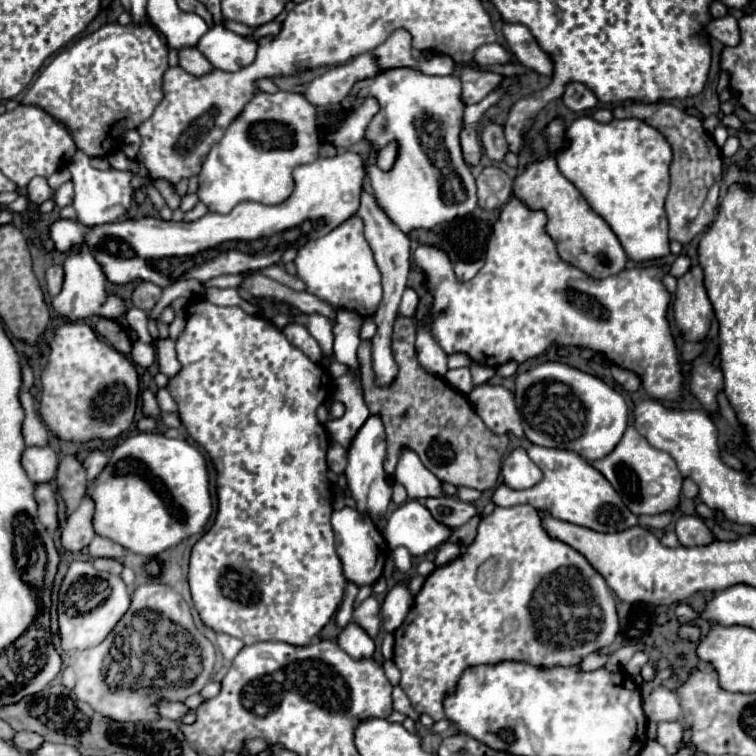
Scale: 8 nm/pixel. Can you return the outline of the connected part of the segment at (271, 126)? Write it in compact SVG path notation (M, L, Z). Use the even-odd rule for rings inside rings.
M278 90L274 94L258 92L244 112L226 128L222 140L212 146L210 154L206 156L202 170L198 174L198 198L208 206L210 212L216 214L228 214L236 204L254 200L262 204L280 204L284 202L292 190L292 170L300 164L310 164L318 158L320 140L316 134L316 108L296 92L284 92Z

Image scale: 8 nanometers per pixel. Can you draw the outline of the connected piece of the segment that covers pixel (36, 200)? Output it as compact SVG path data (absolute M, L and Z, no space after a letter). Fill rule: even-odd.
M42 176L32 178L30 184L26 186L26 198L30 200L32 206L40 206L46 200L52 200L52 196L54 196L54 190L48 186L46 178L42 178Z

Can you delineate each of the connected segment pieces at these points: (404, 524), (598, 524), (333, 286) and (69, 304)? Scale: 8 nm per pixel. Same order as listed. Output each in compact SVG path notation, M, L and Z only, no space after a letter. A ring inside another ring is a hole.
M408 500L404 502L402 506L398 506L394 512L392 512L392 518L386 522L386 540L388 540L388 546L404 546L408 548L408 552L412 556L422 556L422 554L428 554L428 552L434 552L434 564L436 566L444 566L452 560L456 560L460 556L458 552L458 544L450 544L448 538L452 536L452 528L446 528L444 524L438 524L438 520L434 520L430 516L430 510L420 502L420 500Z
M530 446L528 448L530 458L538 468L542 468L542 480L528 488L528 490L513 490L501 483L494 492L492 500L498 506L516 506L516 504L530 504L538 510L542 510L546 516L566 520L578 526L592 528L596 532L620 532L630 526L638 524L638 518L624 506L618 492L612 488L612 484L582 456L570 450L560 448L542 448L542 446Z
M352 216L324 238L306 242L298 250L294 264L296 264L296 276L306 284L306 292L322 298L334 308L356 312L362 318L368 318L378 310L378 304L382 300L380 270L364 238L362 218Z
M86 244L80 246L80 250L70 252L64 260L64 286L62 292L52 300L54 310L66 318L66 320L82 320L88 316L104 316L104 318L116 318L122 316L126 312L124 304L120 298L116 296L108 296L106 288L104 288L104 272L102 266L98 264L98 260L94 260L94 254L90 252L90 248L86 248Z

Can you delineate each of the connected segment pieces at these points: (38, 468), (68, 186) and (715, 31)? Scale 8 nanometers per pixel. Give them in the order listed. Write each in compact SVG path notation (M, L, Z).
M46 446L46 448L26 448L26 452L22 456L22 466L24 466L28 478L34 484L50 482L56 476L58 456L50 446Z
M66 182L56 190L54 202L56 202L58 208L64 208L64 206L72 204L72 200L74 200L74 186L72 186L72 182Z
M724 16L724 18L714 18L704 26L704 34L718 38L724 46L734 46L740 40L738 32L738 20L734 16Z

